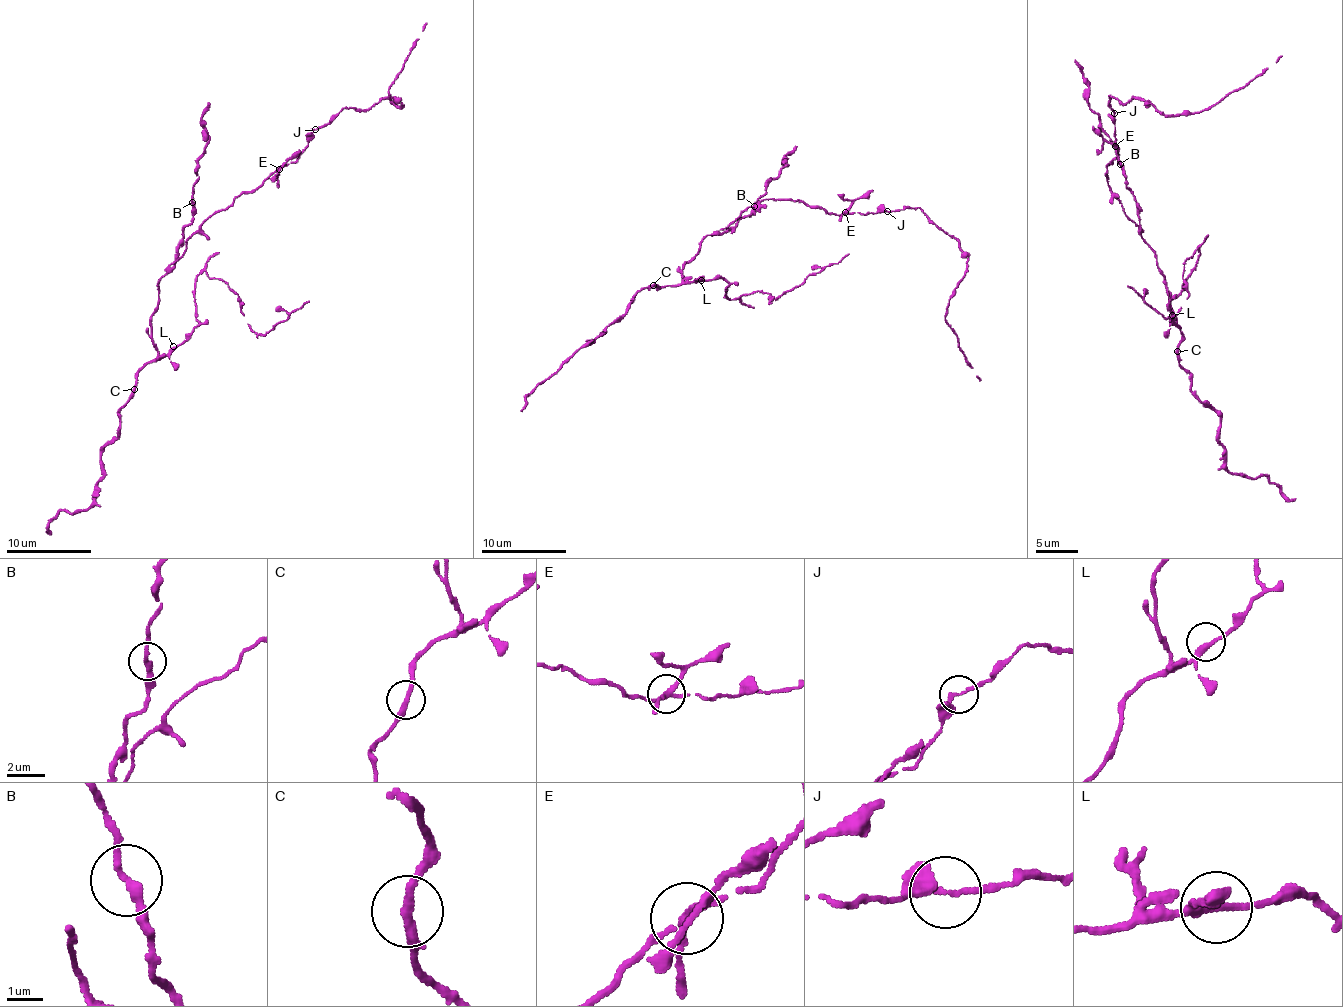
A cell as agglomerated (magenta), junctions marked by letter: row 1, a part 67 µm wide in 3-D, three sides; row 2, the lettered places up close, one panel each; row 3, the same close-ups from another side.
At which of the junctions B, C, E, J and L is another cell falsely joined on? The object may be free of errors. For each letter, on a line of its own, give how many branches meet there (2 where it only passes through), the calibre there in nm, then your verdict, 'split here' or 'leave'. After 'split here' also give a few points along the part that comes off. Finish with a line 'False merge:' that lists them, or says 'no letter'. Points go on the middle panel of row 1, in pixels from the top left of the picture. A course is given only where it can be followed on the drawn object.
B: 2 branches meet; 240 nm thick; leave
C: 2 branches meet; 260 nm thick; leave
E: 4 branches meet; 200 nm thick; split here; foreign part runs (845, 213), (858, 198), (872, 190)
J: 2 branches meet; 200 nm thick; leave
L: 3 branches meet; 200 nm thick; leave
False merge: E

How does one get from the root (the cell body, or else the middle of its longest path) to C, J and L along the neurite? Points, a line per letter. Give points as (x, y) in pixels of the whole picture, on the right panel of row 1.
C: (1116, 199), (1126, 217), (1139, 227), (1166, 280), (1169, 309), (1181, 335), (1177, 351)
J: (1116, 199), (1105, 173), (1119, 150), (1113, 143), (1114, 114)
L: (1116, 199), (1154, 252), (1158, 270), (1166, 280), (1172, 315)

